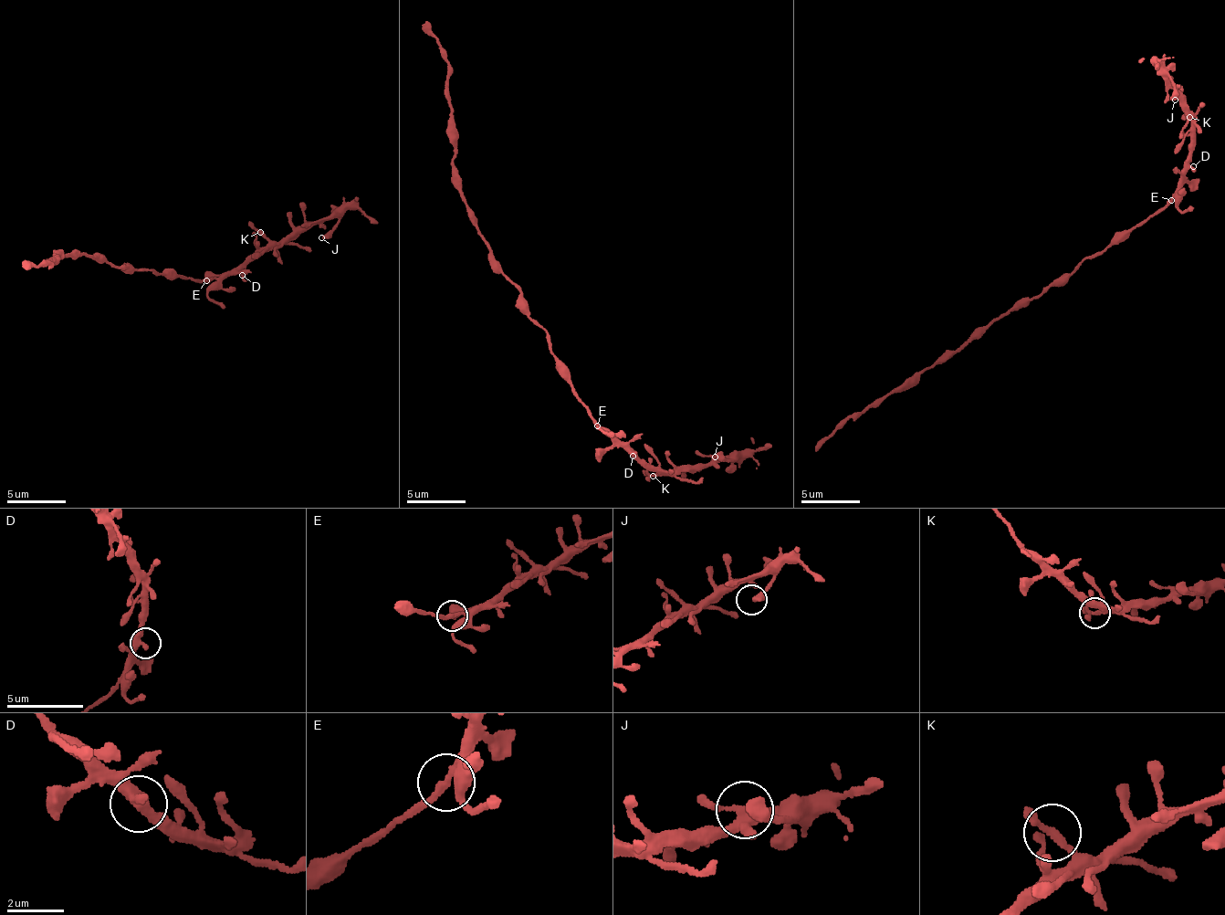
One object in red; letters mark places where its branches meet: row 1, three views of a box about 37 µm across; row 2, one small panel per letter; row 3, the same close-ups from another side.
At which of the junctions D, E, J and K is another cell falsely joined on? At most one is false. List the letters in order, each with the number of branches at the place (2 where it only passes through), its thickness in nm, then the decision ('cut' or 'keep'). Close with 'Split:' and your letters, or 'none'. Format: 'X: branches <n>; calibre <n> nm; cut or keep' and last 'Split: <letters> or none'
D: branches 2; calibre 360 nm; keep
E: branches 2; calibre 240 nm; cut
J: branches 1; calibre 440 nm; keep
K: branches 2; calibre 240 nm; keep
Split: E

